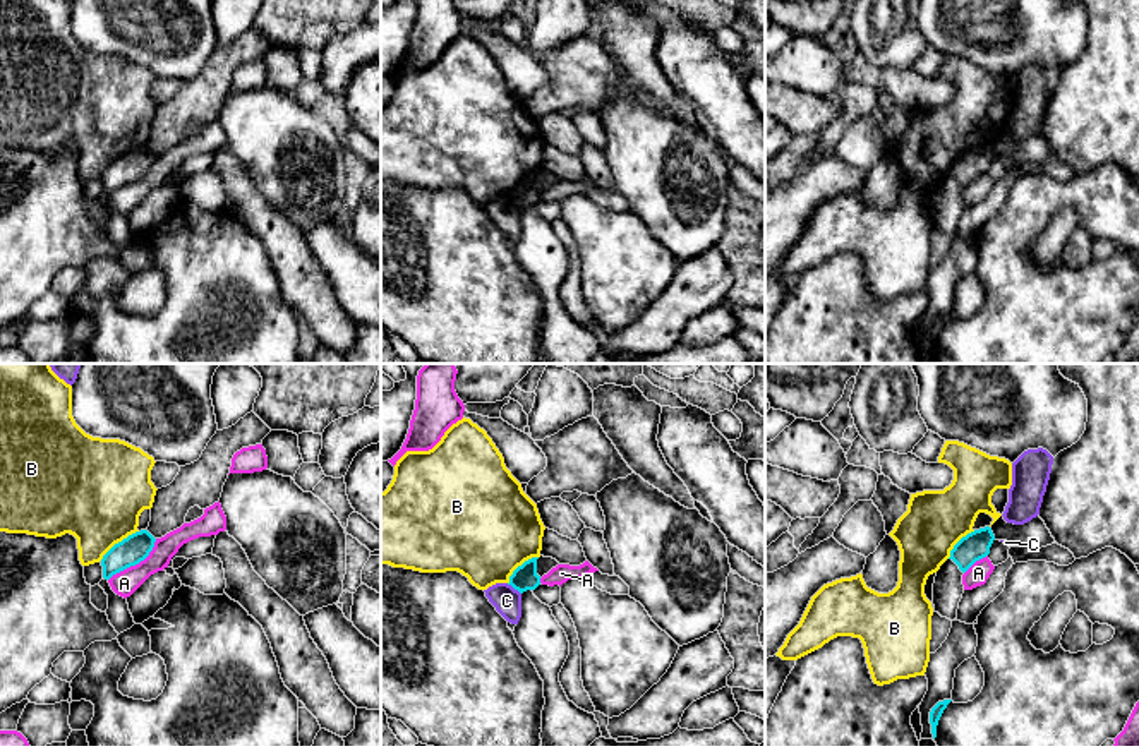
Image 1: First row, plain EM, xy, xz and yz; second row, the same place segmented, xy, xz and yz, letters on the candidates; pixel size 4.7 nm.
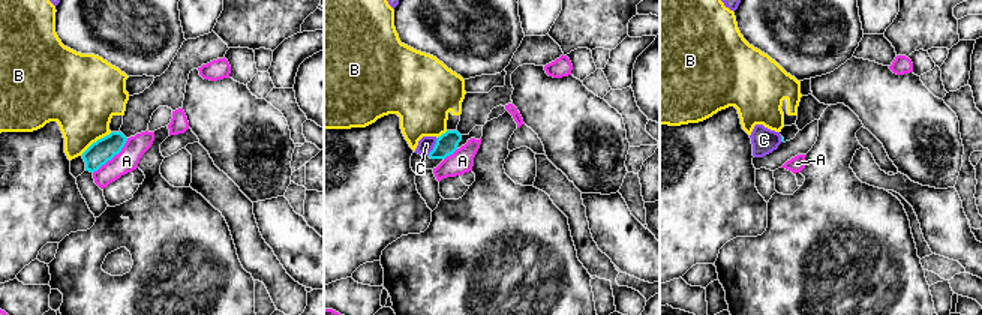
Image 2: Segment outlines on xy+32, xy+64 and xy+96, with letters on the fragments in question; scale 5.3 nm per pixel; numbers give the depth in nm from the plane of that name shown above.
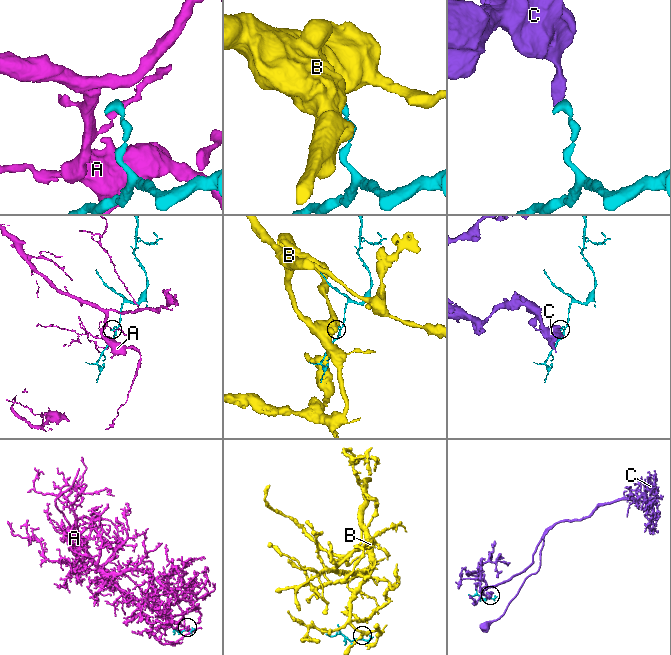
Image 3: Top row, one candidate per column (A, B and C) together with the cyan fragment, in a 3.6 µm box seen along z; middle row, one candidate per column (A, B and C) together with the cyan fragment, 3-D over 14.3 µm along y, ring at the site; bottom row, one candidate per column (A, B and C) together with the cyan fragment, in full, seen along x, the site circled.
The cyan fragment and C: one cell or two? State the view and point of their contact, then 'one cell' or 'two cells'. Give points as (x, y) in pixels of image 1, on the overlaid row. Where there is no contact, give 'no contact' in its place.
xz (513, 587) | two cells

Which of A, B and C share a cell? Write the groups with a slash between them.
A / B / C

